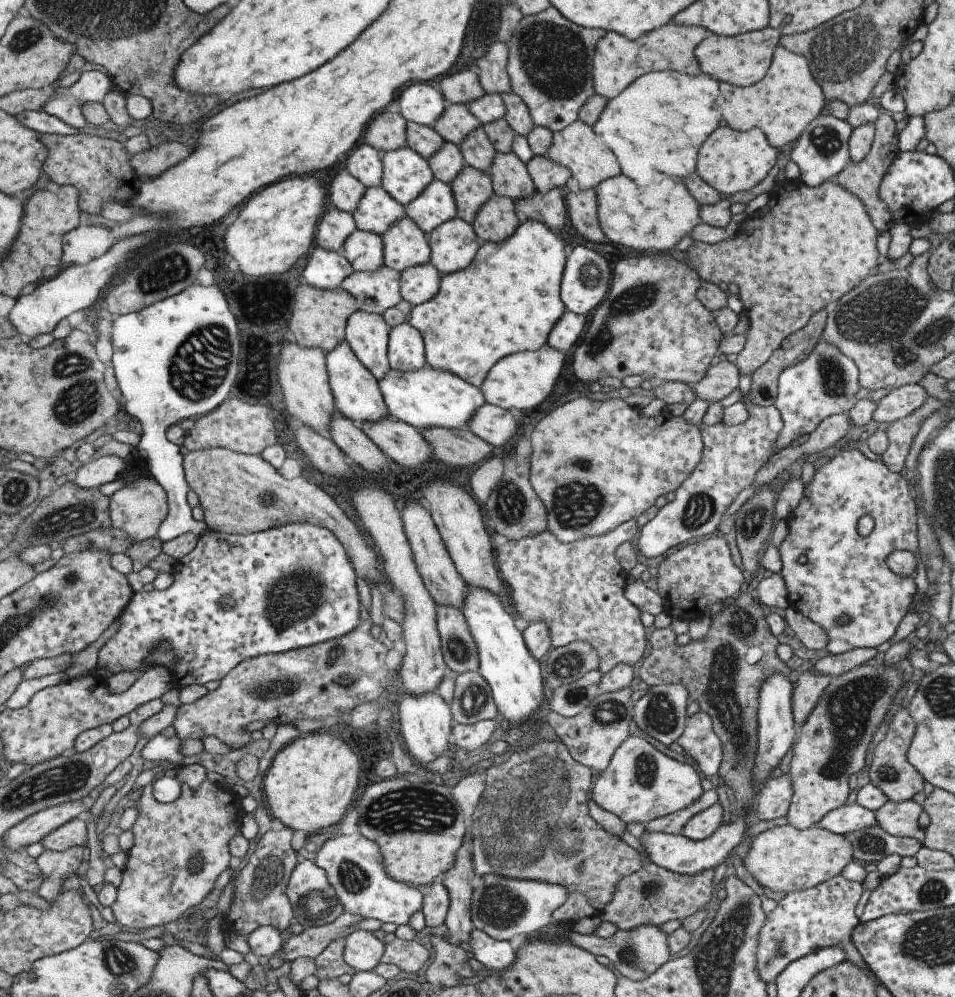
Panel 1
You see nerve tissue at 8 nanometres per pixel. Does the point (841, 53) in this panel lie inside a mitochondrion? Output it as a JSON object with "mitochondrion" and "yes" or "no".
{"mitochondrion":"yes"}

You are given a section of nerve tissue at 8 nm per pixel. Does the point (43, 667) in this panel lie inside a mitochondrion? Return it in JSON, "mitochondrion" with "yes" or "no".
{"mitochondrion":"no"}

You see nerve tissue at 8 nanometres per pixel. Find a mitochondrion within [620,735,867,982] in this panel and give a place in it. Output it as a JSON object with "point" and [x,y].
{"point":[645,764]}

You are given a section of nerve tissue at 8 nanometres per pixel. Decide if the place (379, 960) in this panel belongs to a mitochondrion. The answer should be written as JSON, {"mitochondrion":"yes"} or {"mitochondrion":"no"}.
{"mitochondrion":"no"}

